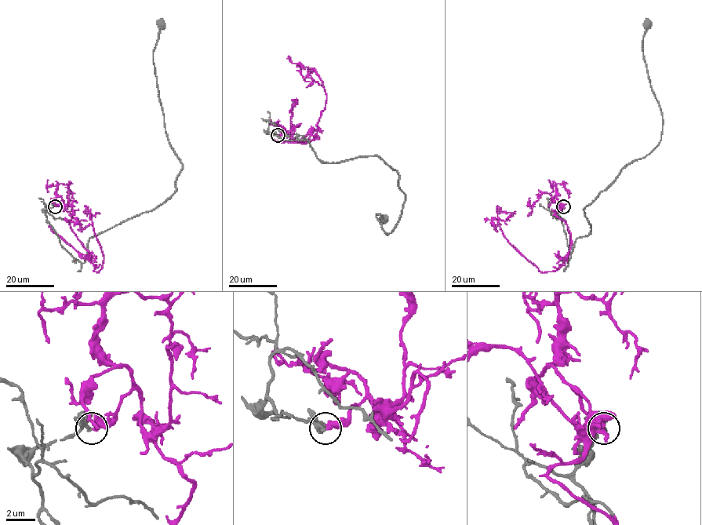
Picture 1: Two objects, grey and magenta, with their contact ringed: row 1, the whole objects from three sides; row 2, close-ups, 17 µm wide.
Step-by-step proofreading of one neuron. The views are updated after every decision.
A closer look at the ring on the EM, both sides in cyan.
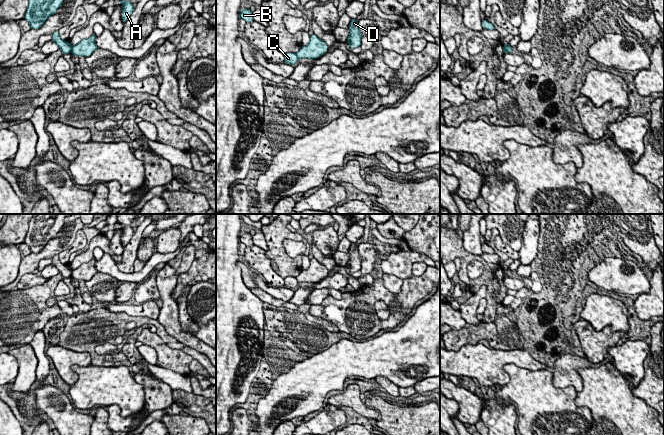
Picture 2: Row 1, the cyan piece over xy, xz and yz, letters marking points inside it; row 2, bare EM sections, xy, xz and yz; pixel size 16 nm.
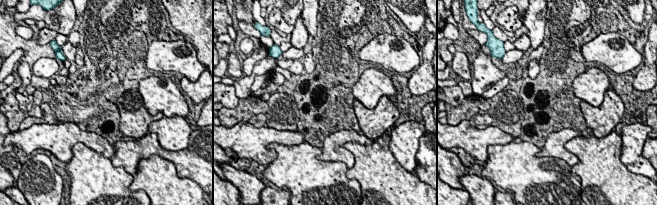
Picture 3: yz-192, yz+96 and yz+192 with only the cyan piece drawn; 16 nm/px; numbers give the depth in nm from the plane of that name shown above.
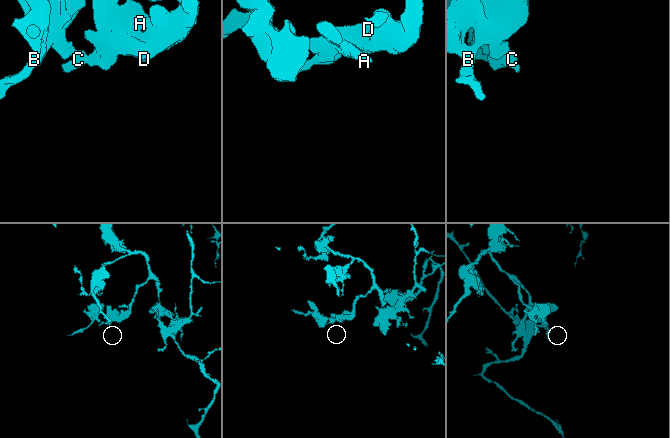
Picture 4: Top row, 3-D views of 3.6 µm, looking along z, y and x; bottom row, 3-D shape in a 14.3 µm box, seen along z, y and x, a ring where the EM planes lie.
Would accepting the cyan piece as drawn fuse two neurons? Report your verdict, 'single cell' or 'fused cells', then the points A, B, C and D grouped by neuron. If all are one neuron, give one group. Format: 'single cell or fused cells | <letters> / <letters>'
fused cells | A D / B C

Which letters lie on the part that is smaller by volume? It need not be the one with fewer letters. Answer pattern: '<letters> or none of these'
B, C

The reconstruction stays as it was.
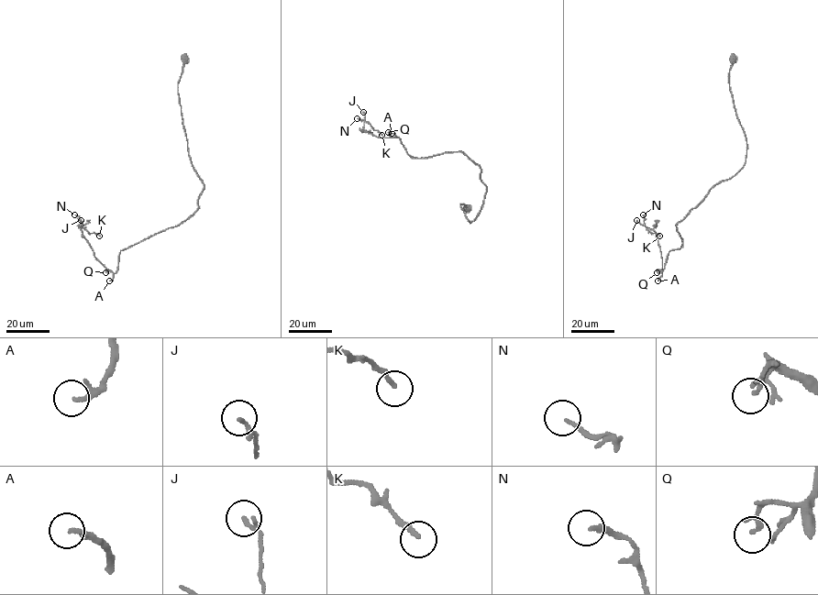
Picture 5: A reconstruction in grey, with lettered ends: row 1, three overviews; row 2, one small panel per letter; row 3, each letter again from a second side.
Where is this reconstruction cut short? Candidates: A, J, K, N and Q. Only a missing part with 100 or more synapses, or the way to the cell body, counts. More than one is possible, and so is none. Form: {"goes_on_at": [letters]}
{"goes_on_at": ["A"]}

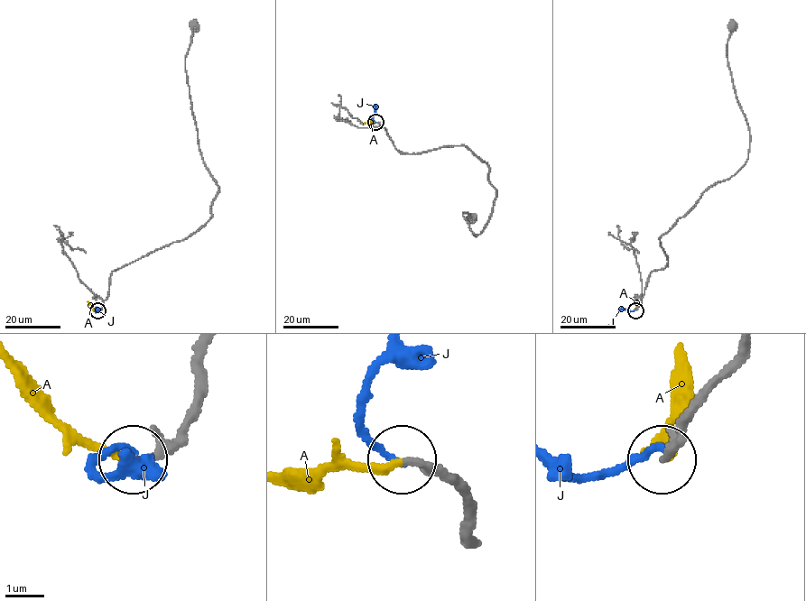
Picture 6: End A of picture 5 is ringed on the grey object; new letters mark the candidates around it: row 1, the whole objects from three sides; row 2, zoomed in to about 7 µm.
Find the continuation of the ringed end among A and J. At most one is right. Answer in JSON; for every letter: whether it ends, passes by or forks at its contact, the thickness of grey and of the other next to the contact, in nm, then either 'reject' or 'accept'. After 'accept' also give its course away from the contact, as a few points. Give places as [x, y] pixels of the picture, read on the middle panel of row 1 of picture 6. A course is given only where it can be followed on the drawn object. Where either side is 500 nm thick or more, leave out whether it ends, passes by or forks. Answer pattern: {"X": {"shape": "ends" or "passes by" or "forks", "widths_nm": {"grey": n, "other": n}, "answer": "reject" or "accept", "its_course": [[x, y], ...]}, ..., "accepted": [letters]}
{"A": {"shape": "ends", "widths_nm": {"grey": 130, "other": 190}, "answer": "accept", "its_course": [[375, 122], [365, 123]]}, "J": {"shape": "ends", "widths_nm": {"grey": 220, "other": 150}, "answer": "reject"}, "accepted": ["A"]}

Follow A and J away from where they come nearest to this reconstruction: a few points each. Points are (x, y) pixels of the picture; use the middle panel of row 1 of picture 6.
A: (375, 122), (365, 123)
J: (375, 122), (372, 119), (375, 105)

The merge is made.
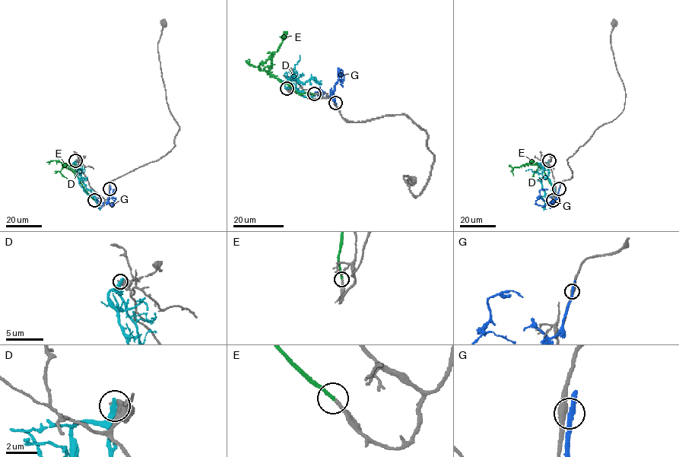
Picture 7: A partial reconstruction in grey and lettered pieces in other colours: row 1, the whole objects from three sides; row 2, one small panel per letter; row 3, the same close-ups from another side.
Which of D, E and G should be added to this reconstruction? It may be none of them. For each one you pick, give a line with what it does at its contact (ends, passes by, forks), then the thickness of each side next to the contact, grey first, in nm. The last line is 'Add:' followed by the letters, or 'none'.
E: it ends; calibres 200 and 240 nm
Add: E

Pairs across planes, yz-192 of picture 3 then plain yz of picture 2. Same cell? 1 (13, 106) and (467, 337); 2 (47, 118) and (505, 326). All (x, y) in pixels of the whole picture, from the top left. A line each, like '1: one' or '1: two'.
1: one
2: one

